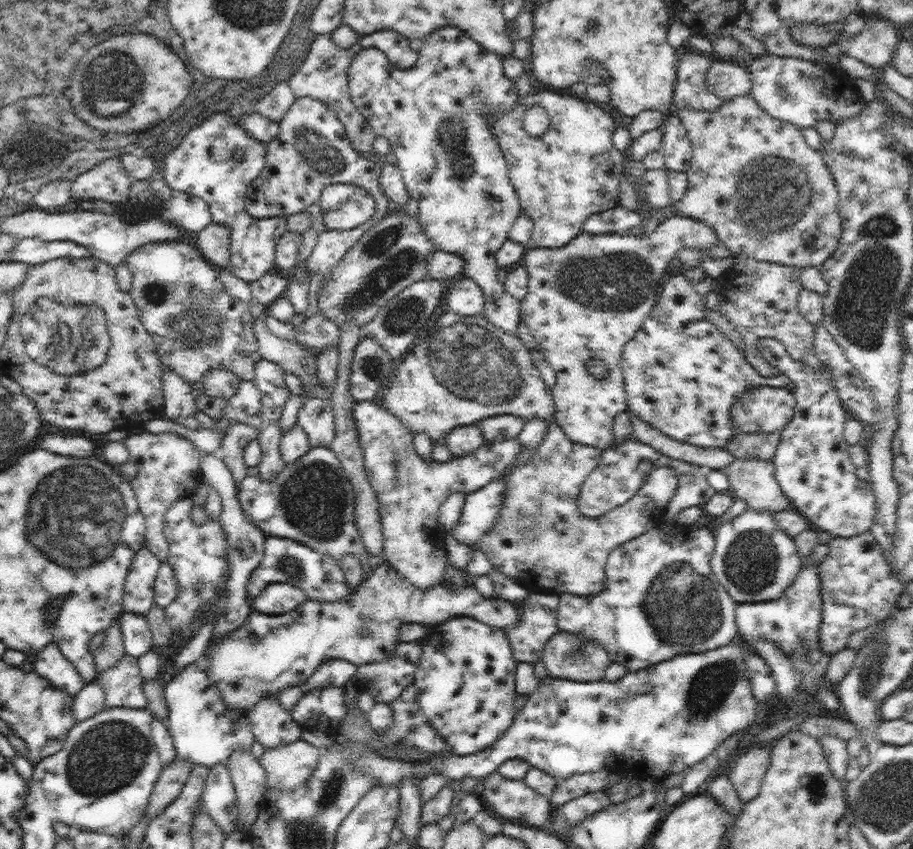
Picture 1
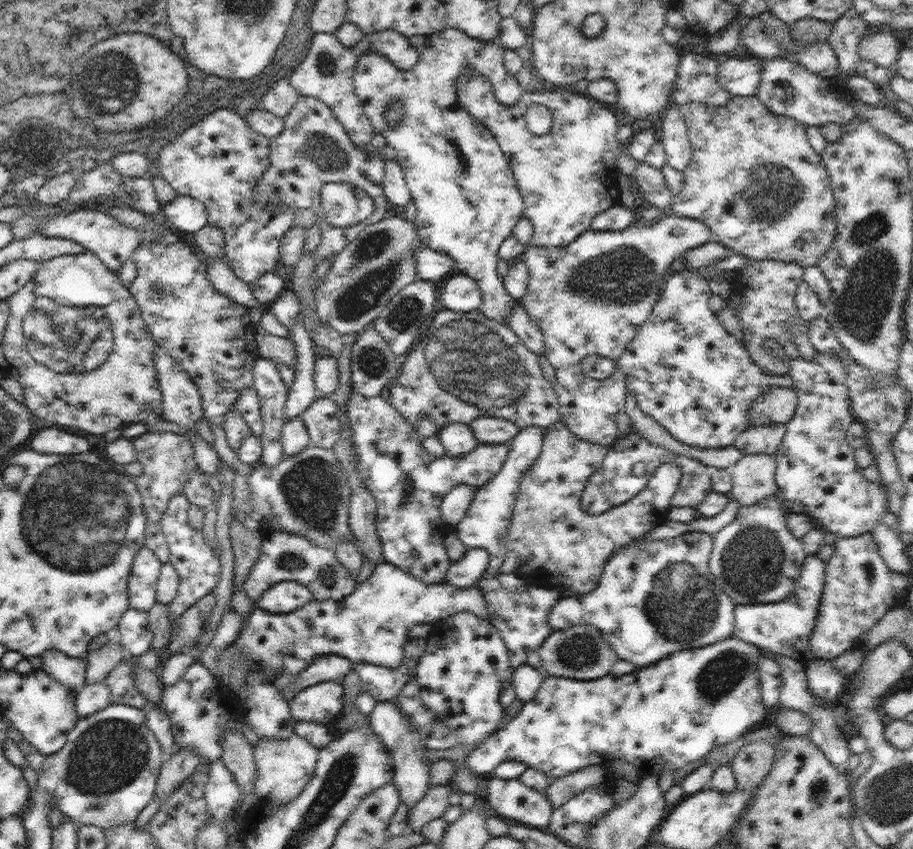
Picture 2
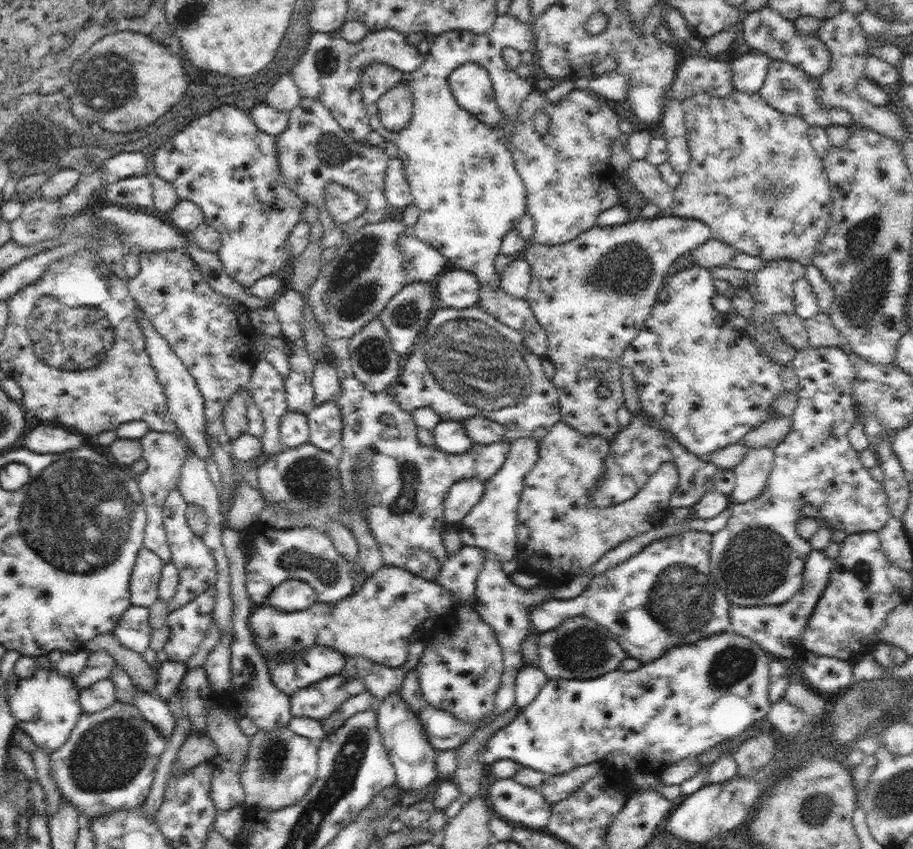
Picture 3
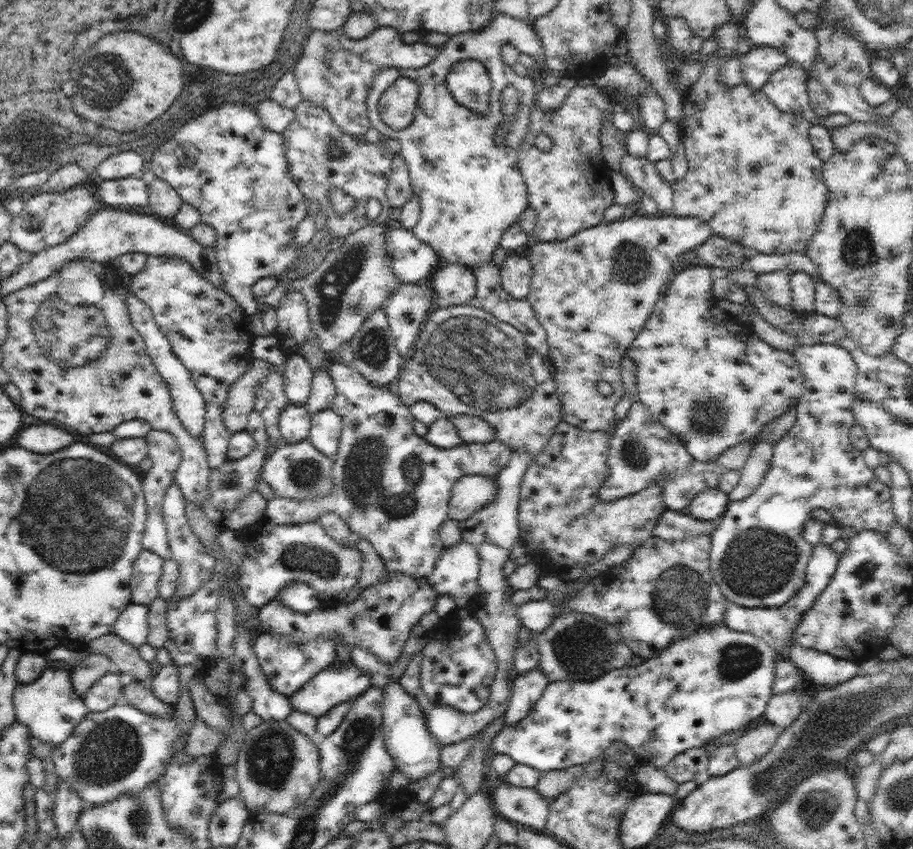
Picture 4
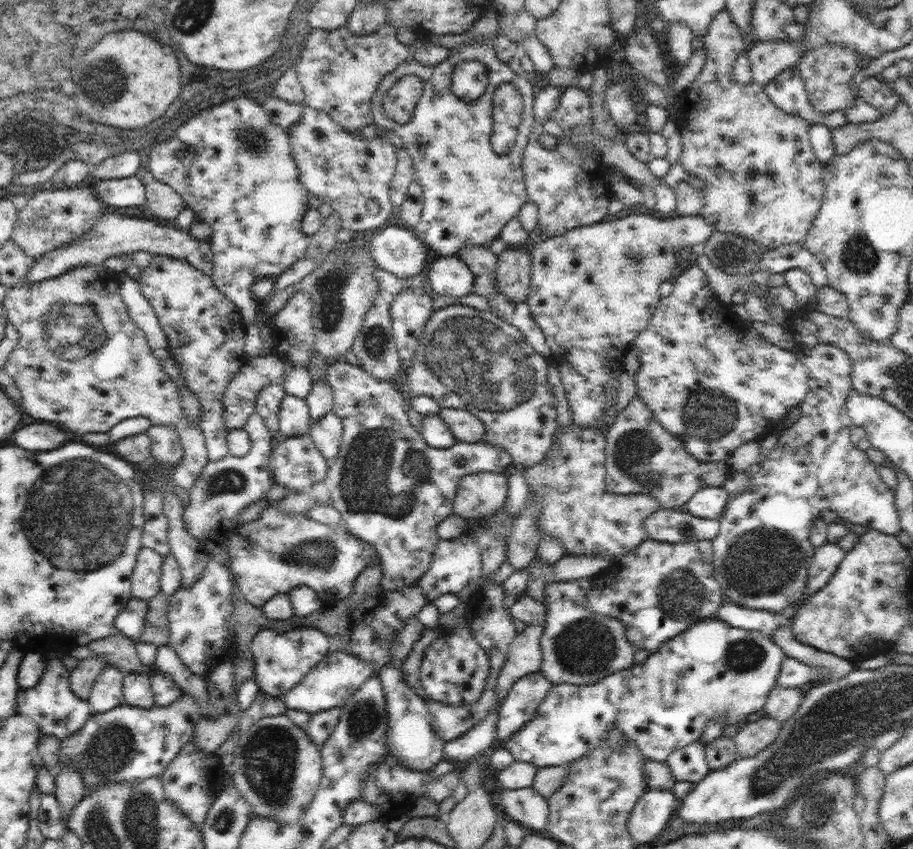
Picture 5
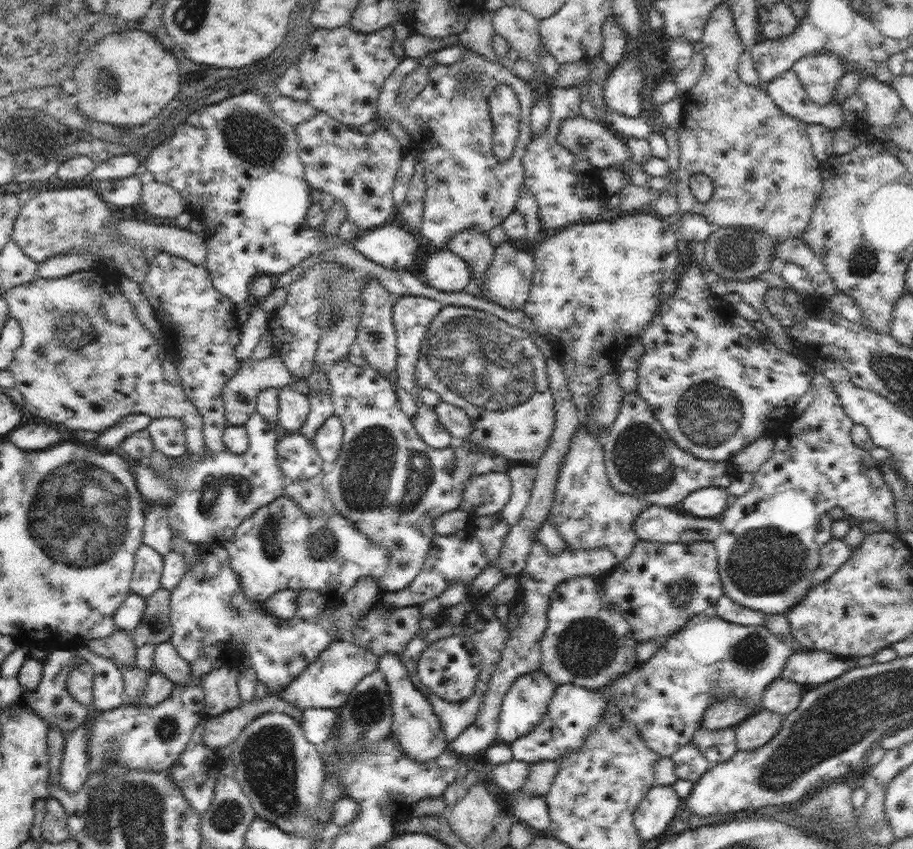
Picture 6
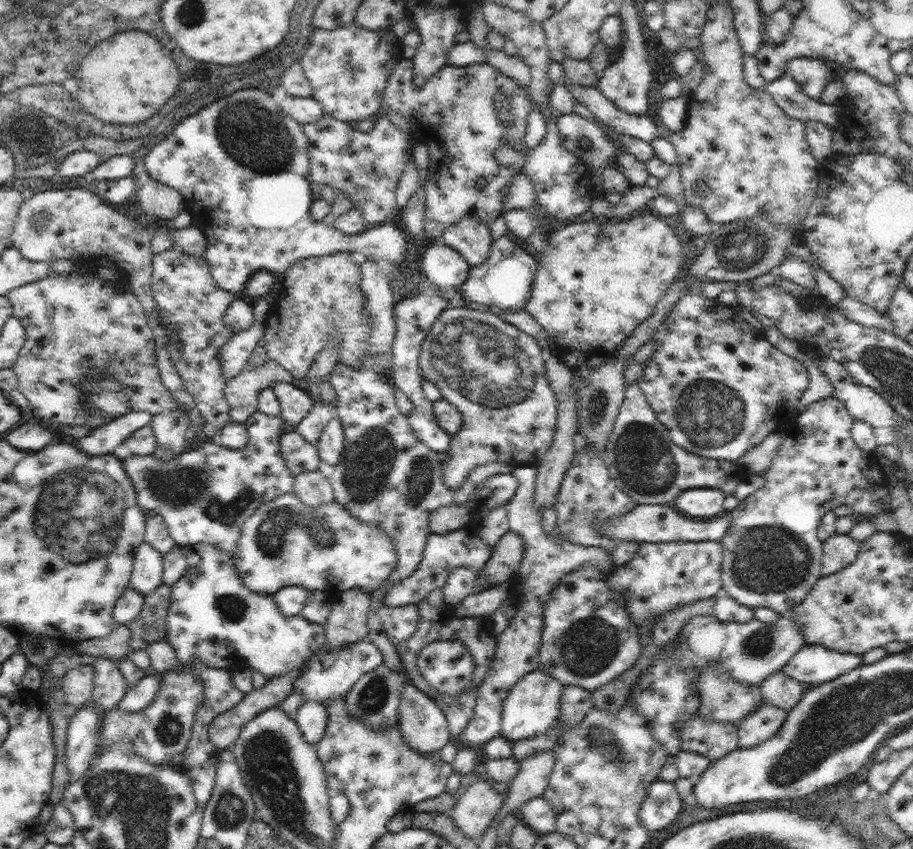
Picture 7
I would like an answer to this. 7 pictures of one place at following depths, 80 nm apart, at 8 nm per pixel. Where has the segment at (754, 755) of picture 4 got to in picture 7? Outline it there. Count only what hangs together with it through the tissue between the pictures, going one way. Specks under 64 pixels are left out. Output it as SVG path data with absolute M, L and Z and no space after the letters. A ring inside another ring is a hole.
M762 702L754 711L738 722L738 746L748 749L768 740L780 730L787 714L788 712L769 702Z

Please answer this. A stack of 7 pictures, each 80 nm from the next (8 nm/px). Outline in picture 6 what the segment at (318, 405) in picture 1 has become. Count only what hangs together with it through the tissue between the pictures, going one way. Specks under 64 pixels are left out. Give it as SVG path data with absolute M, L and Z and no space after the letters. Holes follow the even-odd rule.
M335 415L330 416L315 432L312 441L323 462L334 462L338 458L343 443L341 421Z

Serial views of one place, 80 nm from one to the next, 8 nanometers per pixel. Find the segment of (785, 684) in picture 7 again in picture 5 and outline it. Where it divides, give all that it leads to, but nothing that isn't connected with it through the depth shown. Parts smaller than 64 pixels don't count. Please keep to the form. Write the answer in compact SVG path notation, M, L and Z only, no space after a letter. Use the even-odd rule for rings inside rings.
M776 684L766 699L764 710L782 727L793 714L798 712L802 703L802 692L798 688L782 688Z

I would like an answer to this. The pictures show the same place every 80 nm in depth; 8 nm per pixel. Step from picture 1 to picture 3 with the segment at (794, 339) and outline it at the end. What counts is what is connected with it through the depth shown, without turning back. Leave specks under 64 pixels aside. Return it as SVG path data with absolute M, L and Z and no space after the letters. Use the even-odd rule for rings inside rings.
M780 259L770 261L769 265L762 270L748 272L746 276L746 287L750 291L754 300L754 318L744 320L741 324L744 331L751 336L765 354L769 354L778 364L782 366L792 366L796 349L788 343L773 325L773 318L777 314L794 314L794 283L805 276L805 266L798 261L790 259Z

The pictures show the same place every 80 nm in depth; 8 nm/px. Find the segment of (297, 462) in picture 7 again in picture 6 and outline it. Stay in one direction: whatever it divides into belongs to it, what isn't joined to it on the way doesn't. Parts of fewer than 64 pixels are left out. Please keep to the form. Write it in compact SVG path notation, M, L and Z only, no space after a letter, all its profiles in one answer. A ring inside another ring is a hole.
M301 432L282 433L276 450L279 467L288 481L316 478L322 470L323 460L315 443Z

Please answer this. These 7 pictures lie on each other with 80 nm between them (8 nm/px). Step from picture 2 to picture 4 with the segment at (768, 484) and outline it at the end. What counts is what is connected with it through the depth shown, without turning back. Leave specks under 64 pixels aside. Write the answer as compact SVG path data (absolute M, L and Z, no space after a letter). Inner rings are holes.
M769 440L754 441L746 464L739 470L740 479L734 489L728 494L730 501L748 498L761 485L764 475L770 468L774 444Z

